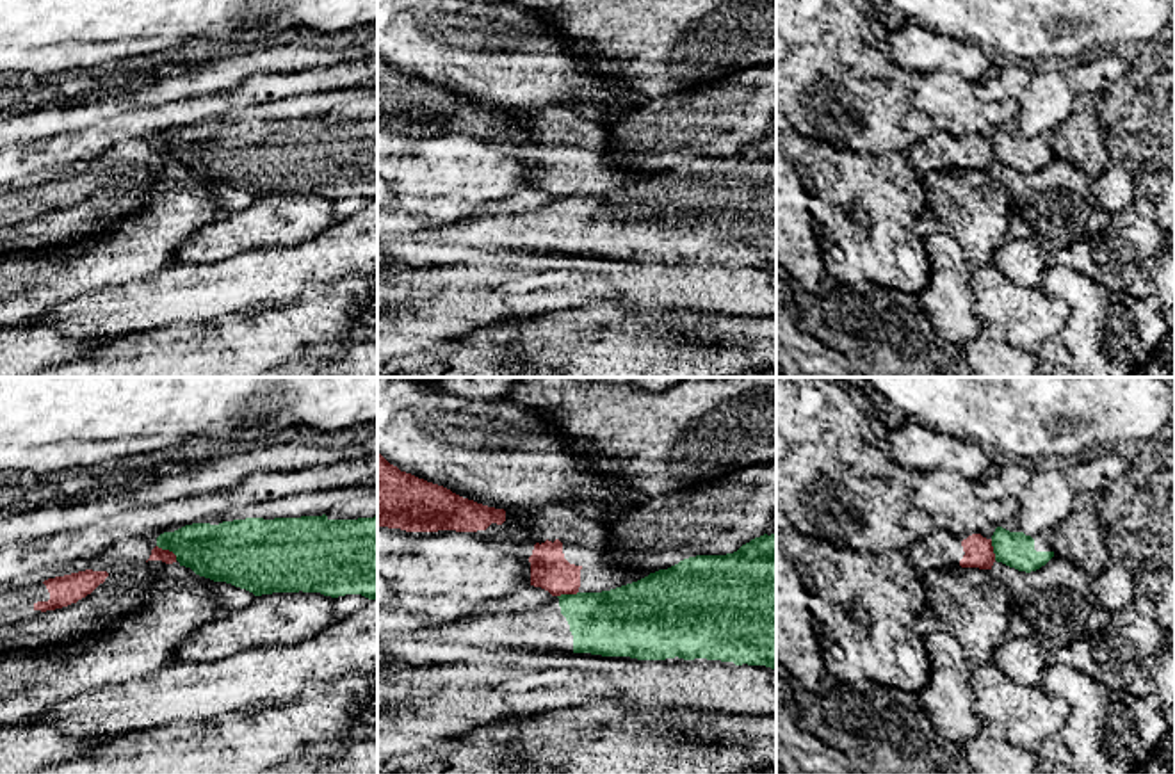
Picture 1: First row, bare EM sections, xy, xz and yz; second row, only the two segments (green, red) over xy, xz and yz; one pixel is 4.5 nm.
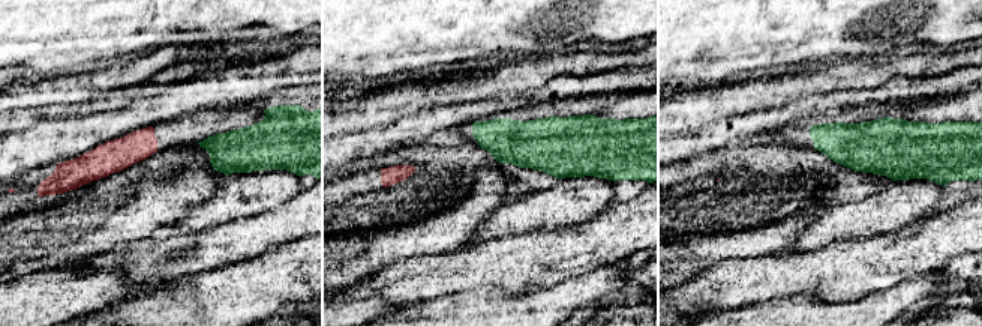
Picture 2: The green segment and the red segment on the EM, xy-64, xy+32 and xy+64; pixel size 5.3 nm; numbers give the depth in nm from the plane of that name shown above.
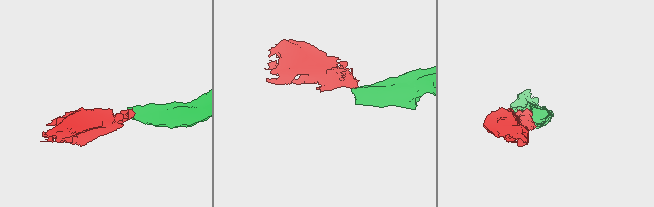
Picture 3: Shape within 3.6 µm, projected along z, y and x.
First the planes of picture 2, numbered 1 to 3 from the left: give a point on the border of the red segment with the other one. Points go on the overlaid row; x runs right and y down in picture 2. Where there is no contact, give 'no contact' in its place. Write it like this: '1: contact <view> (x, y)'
1: no contact
2: no contact
3: no contact

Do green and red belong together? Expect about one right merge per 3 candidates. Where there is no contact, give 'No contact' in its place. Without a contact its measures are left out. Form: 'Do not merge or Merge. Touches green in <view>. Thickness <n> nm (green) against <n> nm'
Do not merge. Touches green in xy. Thickness 260 nm (green) against 60 nm

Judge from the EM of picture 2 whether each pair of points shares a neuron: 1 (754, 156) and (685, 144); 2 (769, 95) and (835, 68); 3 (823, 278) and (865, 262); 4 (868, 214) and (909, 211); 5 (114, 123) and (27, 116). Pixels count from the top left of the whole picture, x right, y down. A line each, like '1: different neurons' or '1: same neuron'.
1: different neurons
2: same neuron
3: same neuron
4: same neuron
5: different neurons

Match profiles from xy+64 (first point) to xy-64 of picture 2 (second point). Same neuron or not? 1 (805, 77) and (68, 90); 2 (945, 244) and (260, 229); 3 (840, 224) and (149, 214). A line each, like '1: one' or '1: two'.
1: two
2: one
3: two

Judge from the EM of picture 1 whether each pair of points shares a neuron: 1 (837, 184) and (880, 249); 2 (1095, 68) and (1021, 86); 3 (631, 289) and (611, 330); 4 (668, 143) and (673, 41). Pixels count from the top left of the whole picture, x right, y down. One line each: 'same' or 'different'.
1: same
2: same
3: different
4: different

